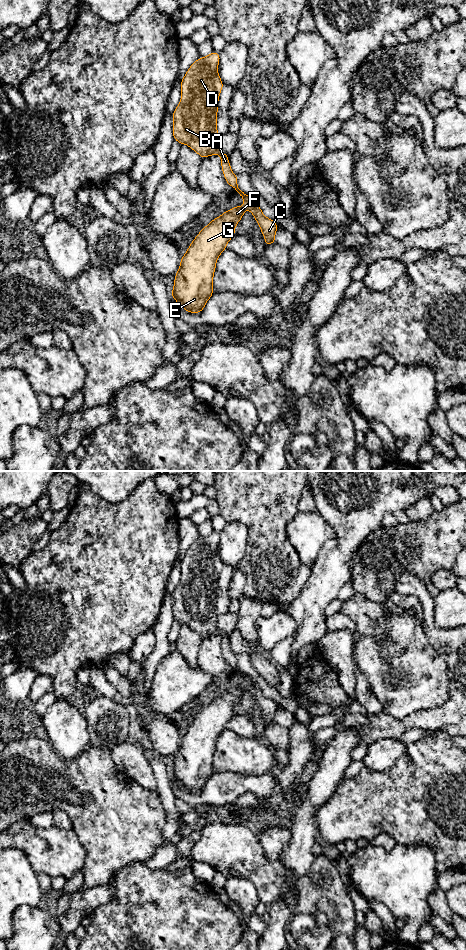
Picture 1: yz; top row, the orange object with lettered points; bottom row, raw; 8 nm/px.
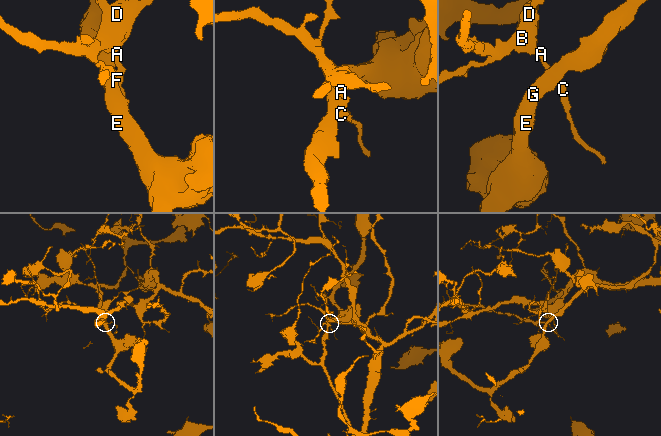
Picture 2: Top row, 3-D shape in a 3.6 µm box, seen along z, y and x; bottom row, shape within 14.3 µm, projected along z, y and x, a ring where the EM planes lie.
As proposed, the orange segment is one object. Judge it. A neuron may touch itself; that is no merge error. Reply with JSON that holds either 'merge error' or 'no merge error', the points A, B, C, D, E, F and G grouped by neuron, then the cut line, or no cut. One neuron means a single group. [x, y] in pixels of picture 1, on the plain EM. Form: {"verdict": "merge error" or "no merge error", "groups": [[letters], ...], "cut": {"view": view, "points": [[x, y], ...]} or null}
{"verdict": "merge error", "groups": [["A", "B", "C", "D"], ["E", "F", "G"]], "cut": {"view": "yz", "points": [[245, 681], [249, 688]]}}

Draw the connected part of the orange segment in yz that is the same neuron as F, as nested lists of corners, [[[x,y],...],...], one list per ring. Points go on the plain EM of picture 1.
[[[245,682],[244,686],[234,687],[212,700],[200,711],[190,724],[186,734],[181,737],[179,751],[175,755],[174,768],[171,776],[186,791],[190,793],[201,792],[206,782],[214,774],[212,763],[217,739],[226,729],[227,723],[235,715],[235,706],[243,697],[246,689],[249,689],[249,686]]]

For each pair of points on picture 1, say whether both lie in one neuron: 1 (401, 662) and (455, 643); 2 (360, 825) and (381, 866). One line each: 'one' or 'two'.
1: two
2: two

